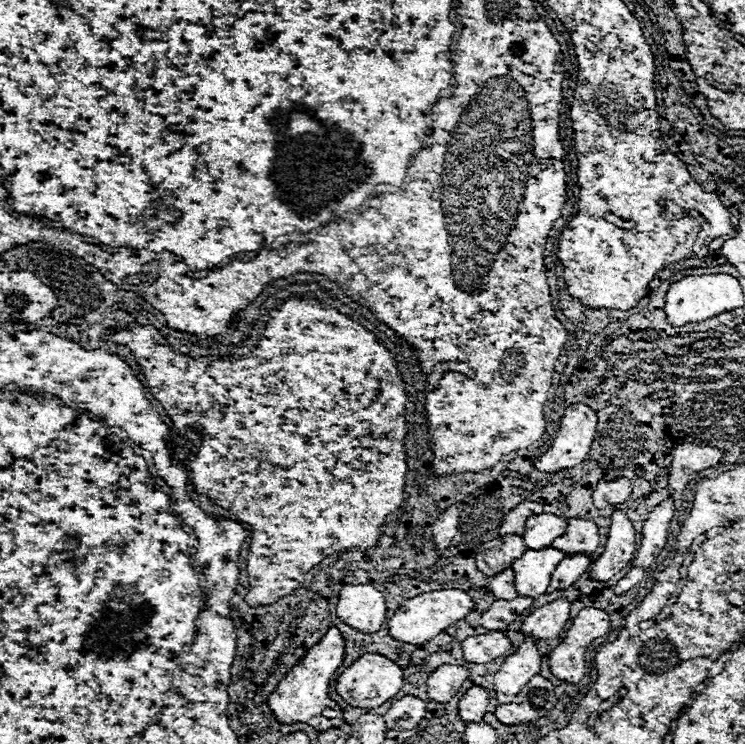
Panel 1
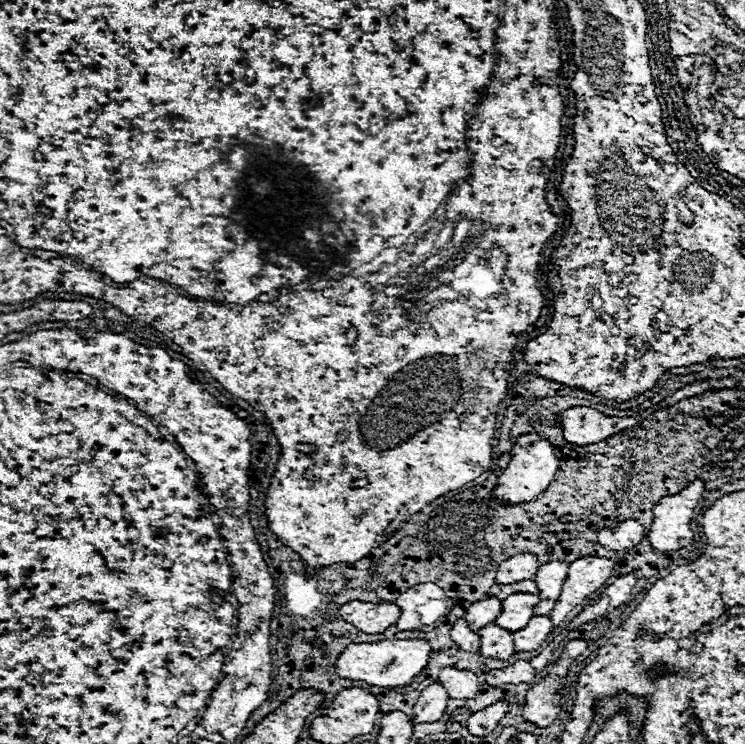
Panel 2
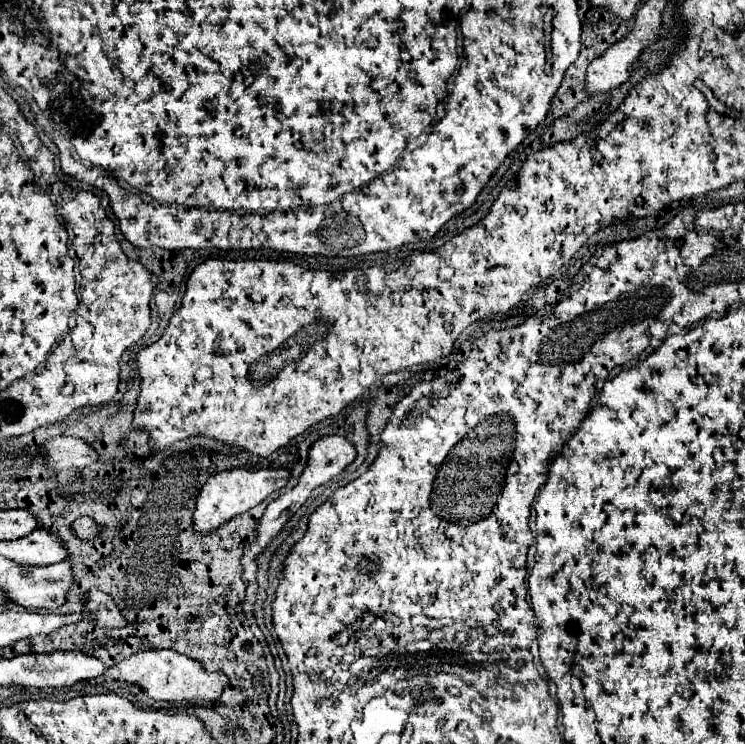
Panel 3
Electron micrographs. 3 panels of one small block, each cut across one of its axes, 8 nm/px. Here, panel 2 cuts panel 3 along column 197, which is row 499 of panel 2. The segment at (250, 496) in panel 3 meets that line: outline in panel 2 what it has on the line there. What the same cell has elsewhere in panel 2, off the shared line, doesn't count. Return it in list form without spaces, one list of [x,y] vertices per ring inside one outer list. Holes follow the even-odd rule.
[[[522,434],[522,436],[518,436],[518,440],[510,452],[508,468],[498,478],[498,484],[494,488],[494,496],[498,500],[508,500],[510,504],[530,502],[550,486],[558,468],[560,468],[560,462],[554,454],[554,446],[550,444],[550,440],[542,438],[540,434]]]

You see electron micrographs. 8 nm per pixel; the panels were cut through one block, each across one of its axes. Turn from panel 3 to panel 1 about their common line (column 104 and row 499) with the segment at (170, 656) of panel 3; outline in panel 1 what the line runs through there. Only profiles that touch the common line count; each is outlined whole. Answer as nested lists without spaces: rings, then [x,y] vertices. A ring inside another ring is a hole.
[[[684,442],[672,452],[672,456],[674,456],[674,460],[670,466],[668,490],[670,490],[670,498],[678,502],[684,488],[690,482],[690,476],[694,476],[696,472],[700,472],[704,468],[718,464],[722,458],[722,452],[718,448]]]

